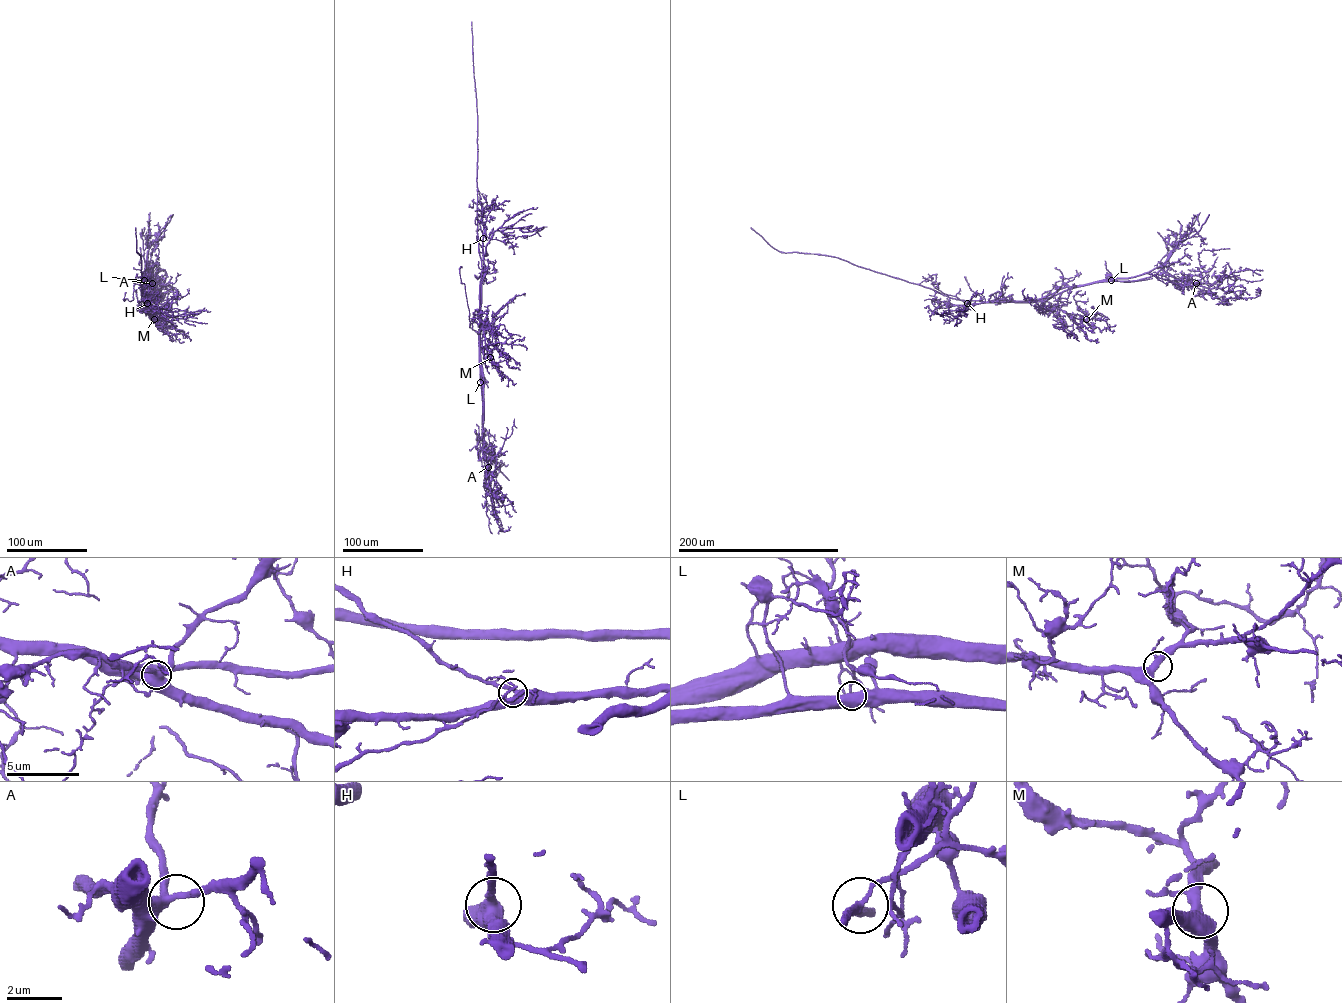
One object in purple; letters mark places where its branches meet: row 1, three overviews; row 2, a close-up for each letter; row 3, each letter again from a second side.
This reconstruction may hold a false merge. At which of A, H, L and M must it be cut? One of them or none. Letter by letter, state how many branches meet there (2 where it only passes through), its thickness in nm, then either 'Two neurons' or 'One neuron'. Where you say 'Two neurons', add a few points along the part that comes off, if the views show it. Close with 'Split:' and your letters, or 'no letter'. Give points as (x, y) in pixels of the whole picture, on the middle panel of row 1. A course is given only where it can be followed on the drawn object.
A: Branches: 3. Thickness 340 nm. One neuron
H: Branches: 3. Thickness 400 nm. One neuron
L: Branches: 3. Thickness 280 nm. Two neurons. Course of the part to remove: (480, 382), (479, 339), (487, 318)
M: Branches: 3. Thickness 380 nm. One neuron
Split: L

